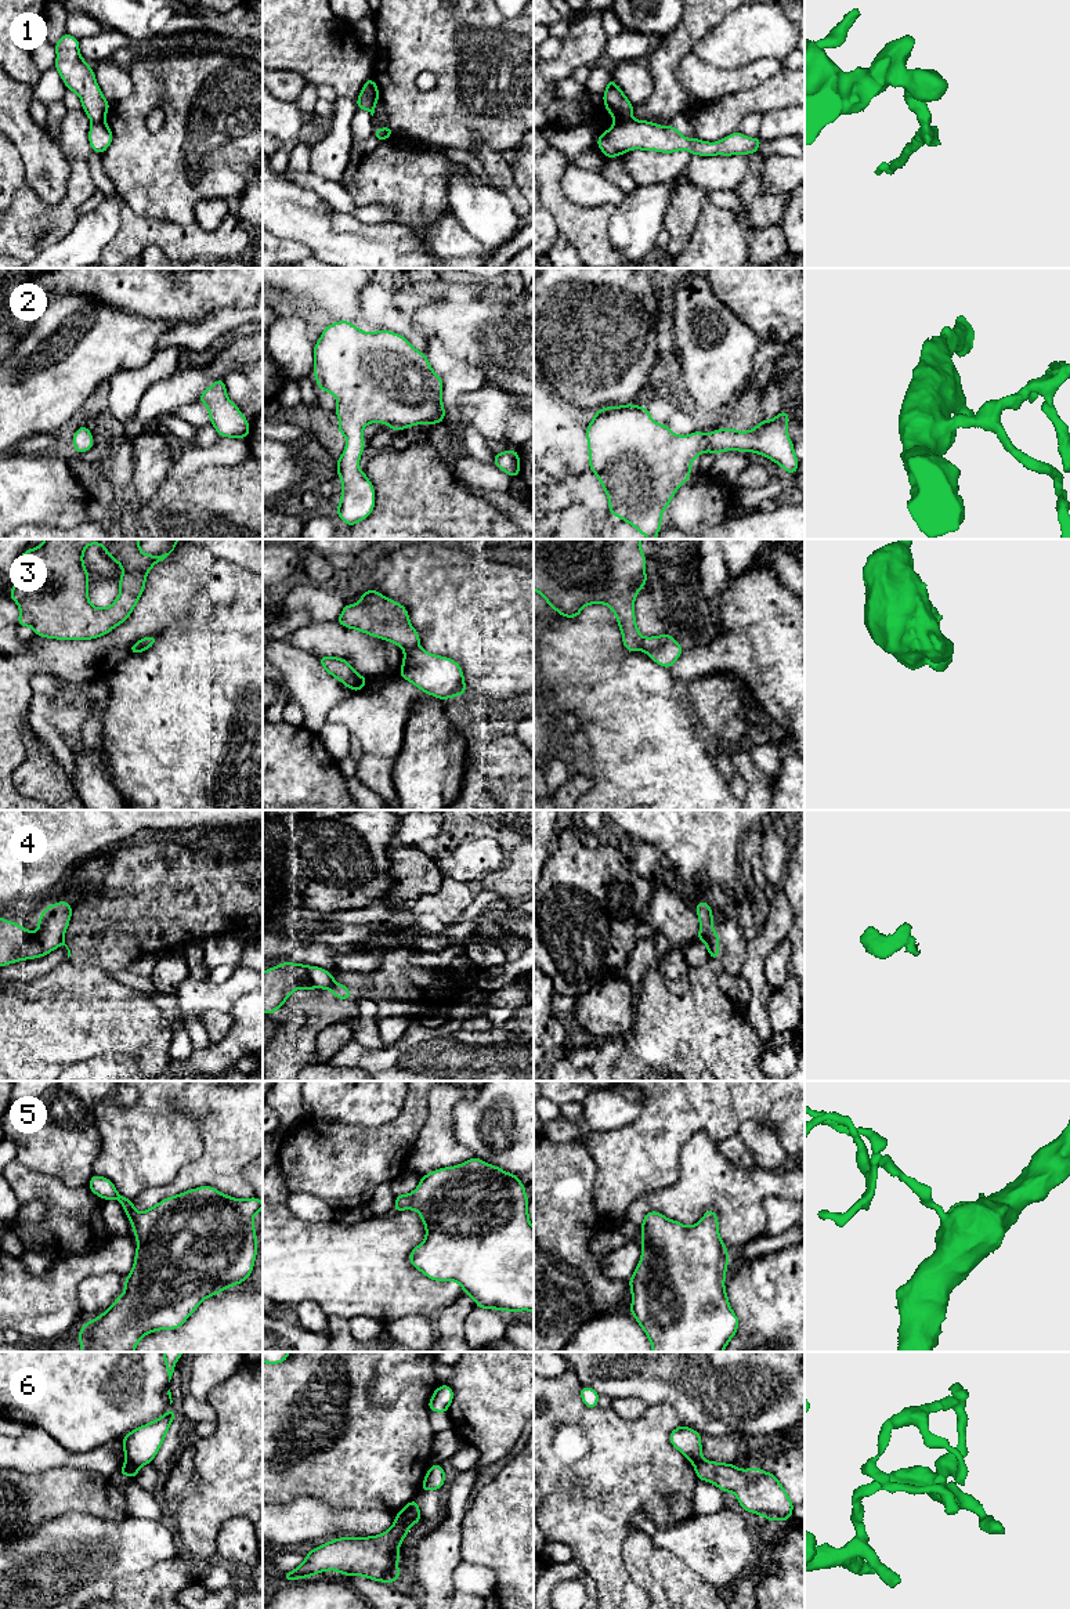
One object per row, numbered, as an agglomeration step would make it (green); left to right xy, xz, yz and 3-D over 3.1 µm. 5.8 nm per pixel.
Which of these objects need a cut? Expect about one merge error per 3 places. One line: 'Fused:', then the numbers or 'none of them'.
Fused: 1, 3, 4, 6

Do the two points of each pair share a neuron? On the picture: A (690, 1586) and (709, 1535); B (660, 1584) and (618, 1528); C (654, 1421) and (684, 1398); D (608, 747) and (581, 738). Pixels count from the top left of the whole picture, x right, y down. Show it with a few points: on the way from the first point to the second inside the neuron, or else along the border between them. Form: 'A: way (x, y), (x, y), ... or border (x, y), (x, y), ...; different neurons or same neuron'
A: border (669, 1553), (679, 1557), (718, 1590); different neurons
B: border (633, 1530), (621, 1547), (621, 1558), (626, 1572); different neurons
C: border (649, 1405), (668, 1403), (675, 1410), (680, 1424); different neurons
D: border (582, 727), (588, 741), (592, 773); different neurons

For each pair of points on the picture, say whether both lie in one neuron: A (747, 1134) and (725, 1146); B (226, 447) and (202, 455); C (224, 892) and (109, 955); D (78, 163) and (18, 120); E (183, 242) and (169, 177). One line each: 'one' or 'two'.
A: two
B: one
C: one
D: two
E: two

